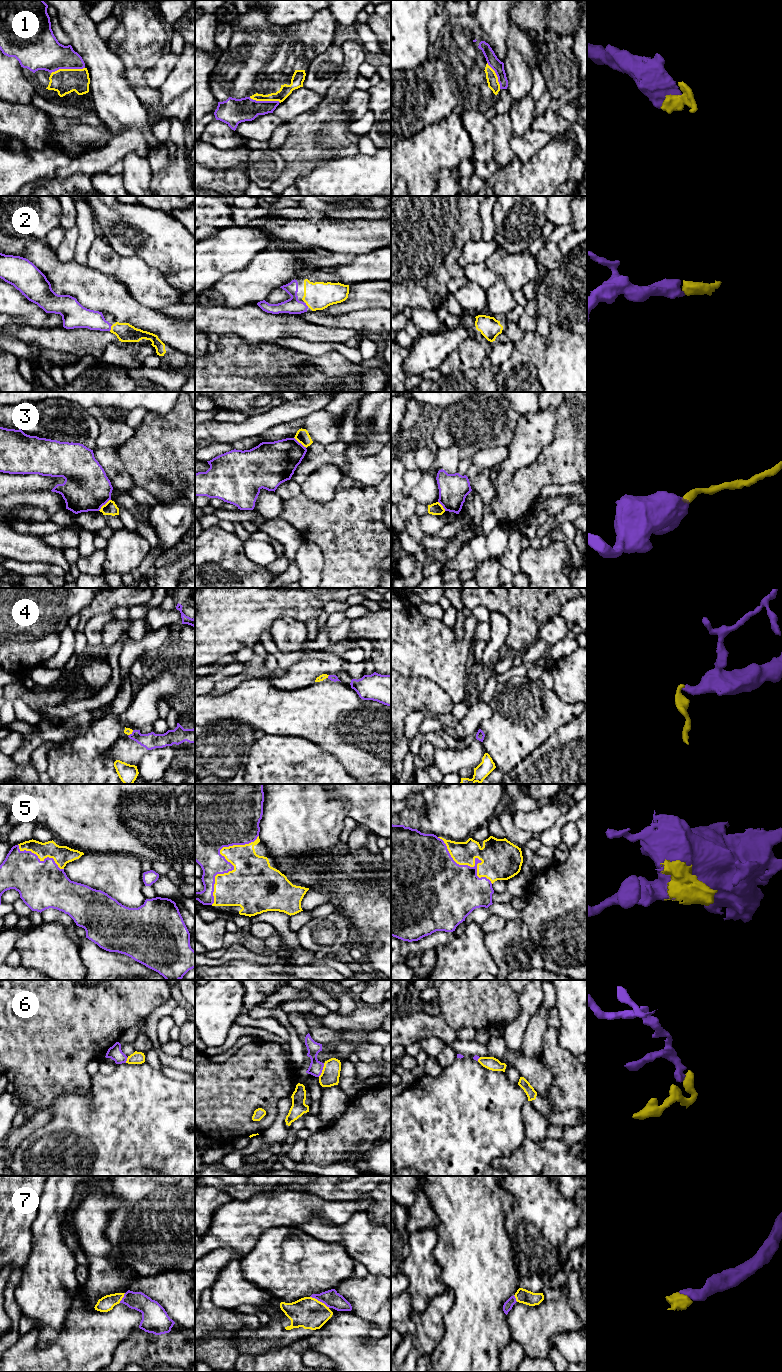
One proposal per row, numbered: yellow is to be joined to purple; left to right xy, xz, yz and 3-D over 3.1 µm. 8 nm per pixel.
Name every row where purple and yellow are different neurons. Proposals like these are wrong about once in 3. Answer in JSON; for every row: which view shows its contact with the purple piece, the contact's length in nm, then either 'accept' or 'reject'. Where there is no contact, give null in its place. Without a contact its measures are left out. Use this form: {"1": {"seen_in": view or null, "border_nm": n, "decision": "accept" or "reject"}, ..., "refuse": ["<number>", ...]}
{"1": {"seen_in": "xy", "border_nm": 280, "decision": "accept"}, "2": {"seen_in": "xy", "border_nm": 50, "decision": "accept"}, "3": {"seen_in": "xy", "border_nm": 140, "decision": "reject"}, "4": {"seen_in": "xy", "border_nm": 60, "decision": "reject"}, "5": {"seen_in": "xz", "border_nm": 650, "decision": "accept"}, "6": {"seen_in": "xz", "border_nm": 120, "decision": "accept"}, "7": {"seen_in": "xz", "border_nm": 180, "decision": "accept"}, "refuse": ["3", "4"]}

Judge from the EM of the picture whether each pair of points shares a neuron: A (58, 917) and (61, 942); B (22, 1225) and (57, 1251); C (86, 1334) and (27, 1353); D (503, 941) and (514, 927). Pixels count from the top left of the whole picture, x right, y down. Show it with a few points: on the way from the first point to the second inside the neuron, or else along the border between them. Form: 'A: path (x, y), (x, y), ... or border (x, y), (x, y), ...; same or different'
A: border (44, 922), (60, 922), (65, 926); different
B: border (36, 1217), (31, 1227), (32, 1250), (30, 1255); different
C: path (71, 1349), (65, 1355), (42, 1355); same
D: path (506, 938), (514, 930); same

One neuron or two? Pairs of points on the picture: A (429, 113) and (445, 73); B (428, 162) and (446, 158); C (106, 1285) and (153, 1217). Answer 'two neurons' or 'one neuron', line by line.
A: one neuron
B: one neuron
C: two neurons

